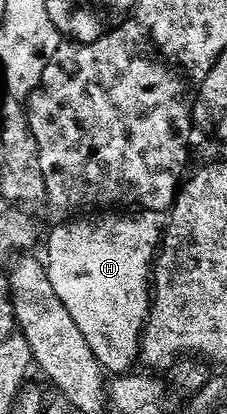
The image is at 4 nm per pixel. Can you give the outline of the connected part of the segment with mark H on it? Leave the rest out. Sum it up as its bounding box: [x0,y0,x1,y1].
[46,208,166,374]

